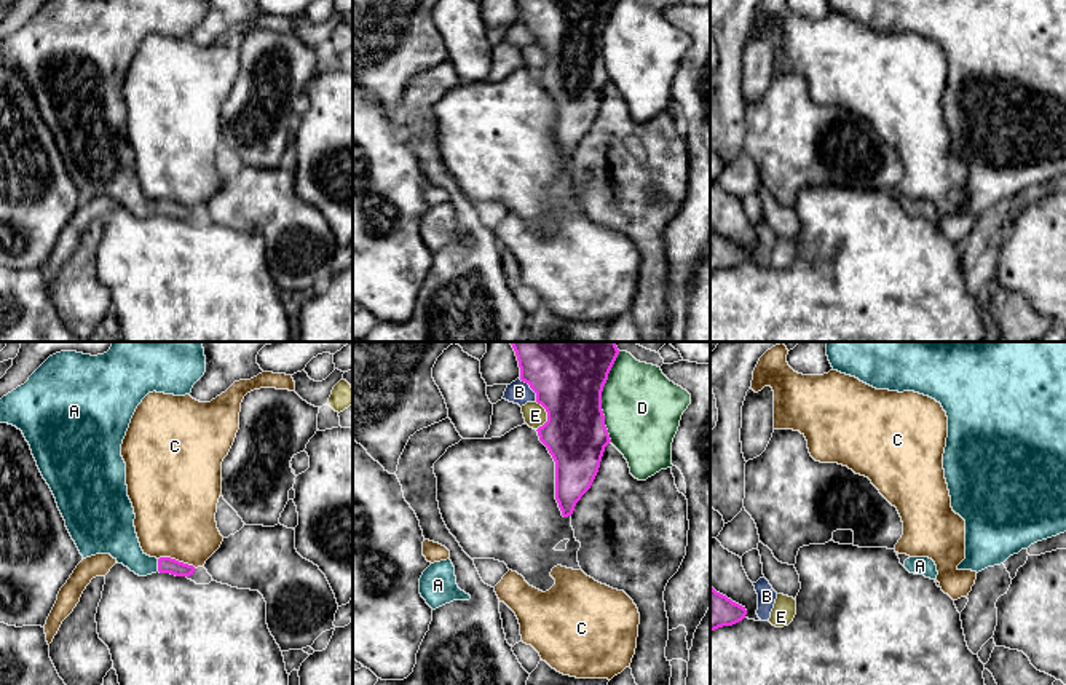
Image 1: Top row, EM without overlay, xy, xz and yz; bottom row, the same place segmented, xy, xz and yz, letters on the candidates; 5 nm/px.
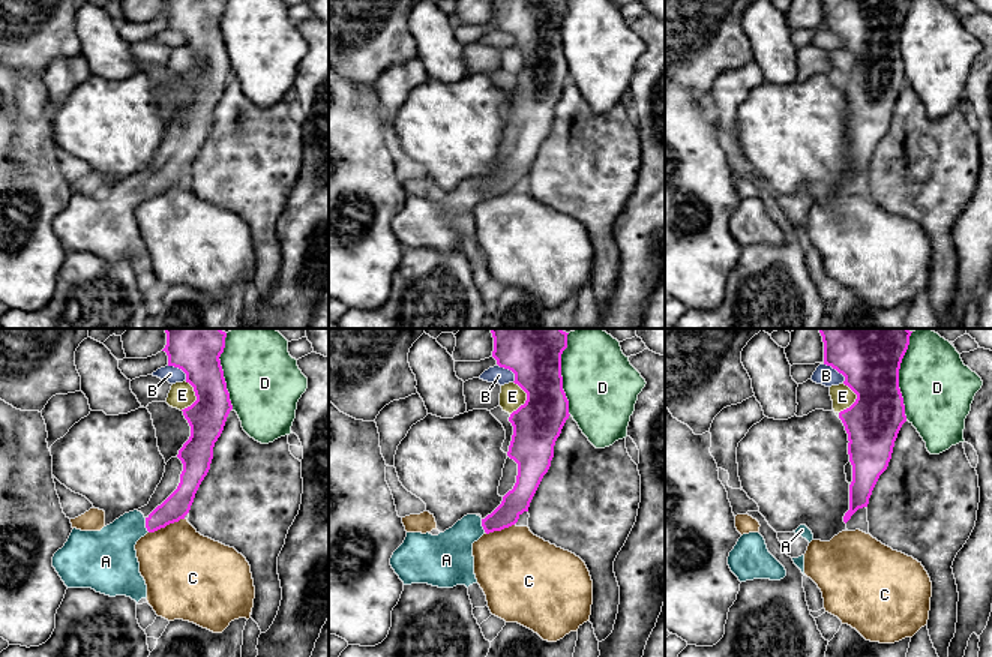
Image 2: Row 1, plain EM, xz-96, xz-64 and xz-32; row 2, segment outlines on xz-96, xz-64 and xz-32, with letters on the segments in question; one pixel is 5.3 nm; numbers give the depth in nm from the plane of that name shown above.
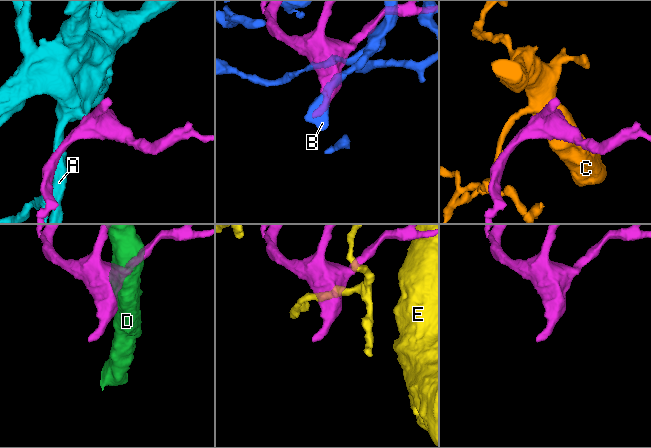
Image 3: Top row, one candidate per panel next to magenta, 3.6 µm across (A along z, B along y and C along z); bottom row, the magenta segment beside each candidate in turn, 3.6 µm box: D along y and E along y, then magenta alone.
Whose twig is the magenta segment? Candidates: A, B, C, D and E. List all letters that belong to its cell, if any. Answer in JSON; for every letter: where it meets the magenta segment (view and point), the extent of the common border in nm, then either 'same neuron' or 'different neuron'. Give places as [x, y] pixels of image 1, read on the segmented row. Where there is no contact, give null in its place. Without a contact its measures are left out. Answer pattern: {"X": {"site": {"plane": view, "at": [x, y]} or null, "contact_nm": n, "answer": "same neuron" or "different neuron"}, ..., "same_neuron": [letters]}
{"A": {"site": {"plane": "xy", "at": [158, 566]}, "contact_nm": 60, "answer": "same neuron"}, "B": {"site": {"plane": "xz", "at": [530, 387]}, "contact_nm": 140, "answer": "different neuron"}, "C": {"site": {"plane": "xy", "at": [177, 561]}, "contact_nm": 200, "answer": "different neuron"}, "D": {"site": {"plane": "xz", "at": [600, 396]}, "contact_nm": 460, "answer": "different neuron"}, "E": {"site": {"plane": "xz", "at": [548, 415]}, "contact_nm": 150, "answer": "different neuron"}, "same_neuron": ["A"]}

